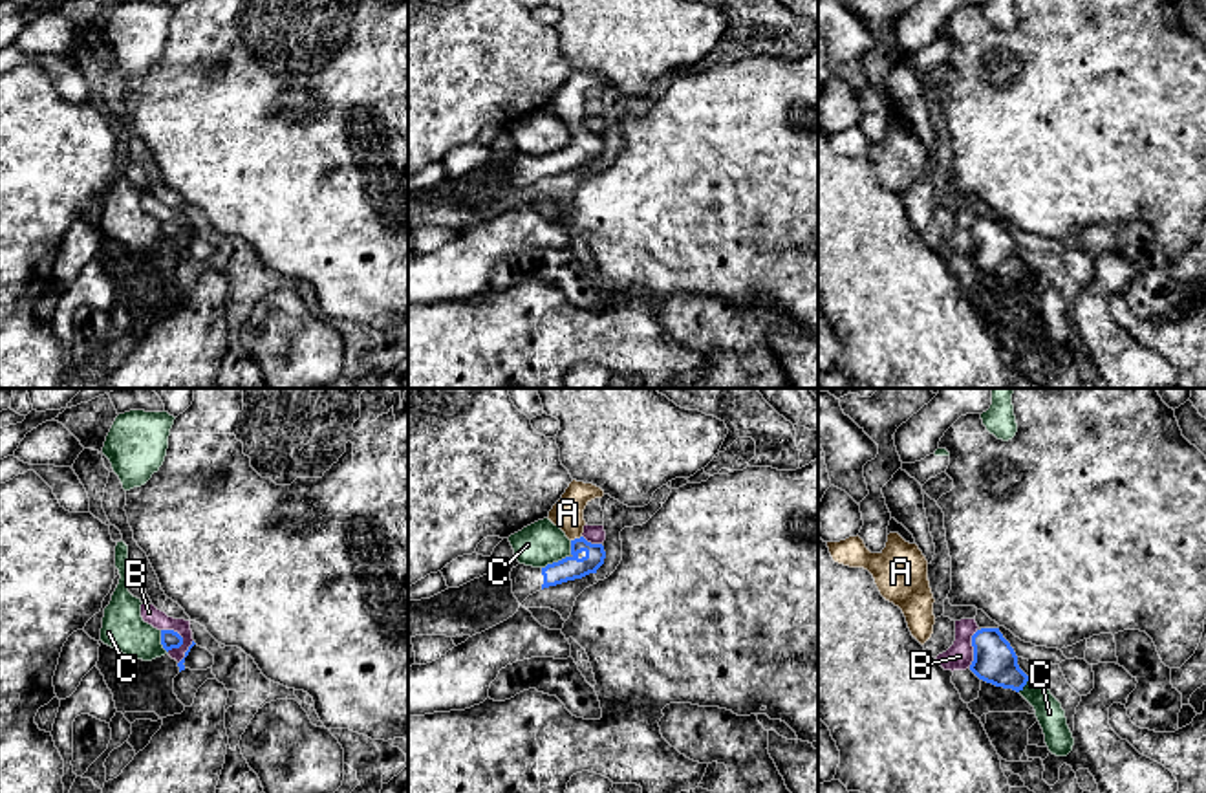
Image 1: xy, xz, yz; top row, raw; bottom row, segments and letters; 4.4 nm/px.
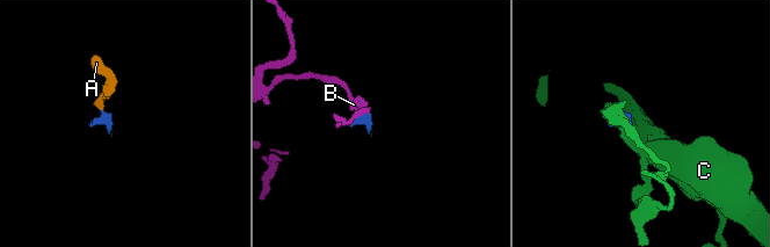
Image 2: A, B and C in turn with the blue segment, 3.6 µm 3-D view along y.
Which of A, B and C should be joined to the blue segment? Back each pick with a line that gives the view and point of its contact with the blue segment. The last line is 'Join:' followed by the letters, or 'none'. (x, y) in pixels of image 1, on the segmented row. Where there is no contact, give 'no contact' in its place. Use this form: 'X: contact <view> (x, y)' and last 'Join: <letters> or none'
A: contact xz (575, 539)
Join: A

